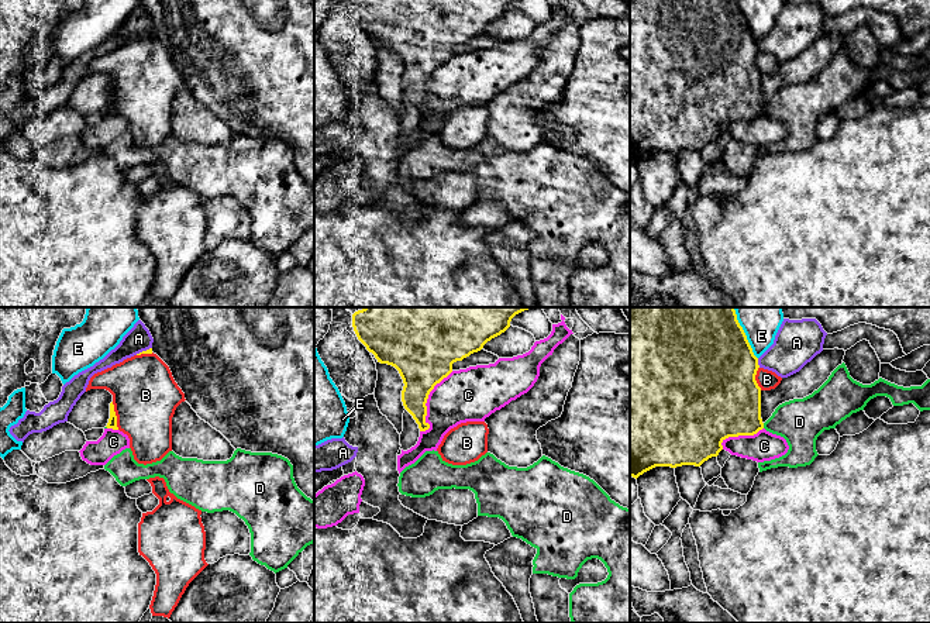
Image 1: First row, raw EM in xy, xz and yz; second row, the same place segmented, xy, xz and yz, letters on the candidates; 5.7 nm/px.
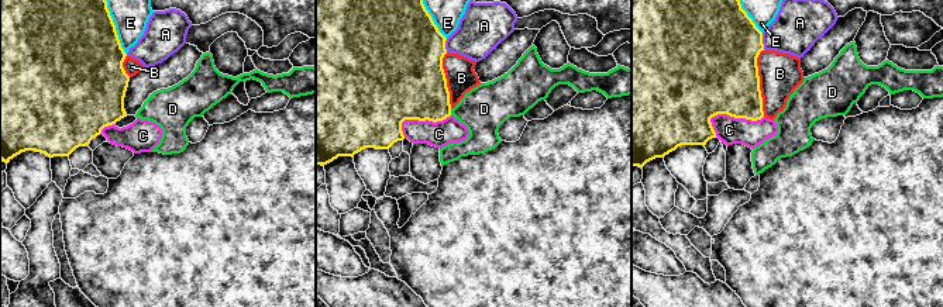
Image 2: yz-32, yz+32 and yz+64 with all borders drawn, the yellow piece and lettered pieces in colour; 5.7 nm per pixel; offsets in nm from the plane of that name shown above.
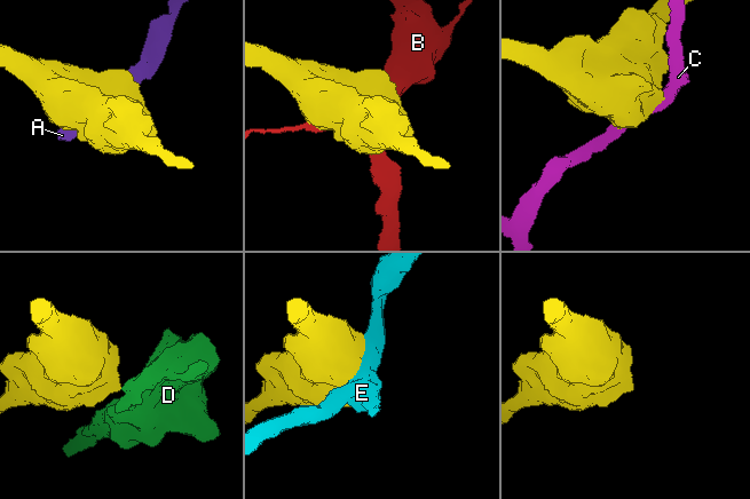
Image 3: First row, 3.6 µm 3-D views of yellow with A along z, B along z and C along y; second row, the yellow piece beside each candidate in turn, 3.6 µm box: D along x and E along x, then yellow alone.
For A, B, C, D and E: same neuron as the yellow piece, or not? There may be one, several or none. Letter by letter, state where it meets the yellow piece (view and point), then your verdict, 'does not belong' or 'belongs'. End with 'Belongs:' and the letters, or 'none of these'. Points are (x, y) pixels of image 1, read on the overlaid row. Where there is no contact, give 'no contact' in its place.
A: yz (757, 362) | does not belong
B: xy (116, 416) | does not belong
C: xz (426, 402) | does not belong
D: yz (763, 426) | does not belong
E: yz (744, 333) | does not belong
Belongs: none of these

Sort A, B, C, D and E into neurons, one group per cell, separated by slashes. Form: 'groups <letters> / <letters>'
groups A / B / C / D / E

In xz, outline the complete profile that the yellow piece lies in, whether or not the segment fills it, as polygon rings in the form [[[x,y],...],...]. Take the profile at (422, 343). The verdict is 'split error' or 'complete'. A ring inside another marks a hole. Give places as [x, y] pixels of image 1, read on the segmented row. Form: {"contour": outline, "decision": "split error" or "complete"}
{"contour": [[[364,307],[352,314],[352,327],[358,340],[375,355],[378,362],[395,366],[402,379],[402,402],[413,416],[420,431],[430,428],[426,421],[427,399],[437,383],[452,372],[452,364],[478,352],[492,338],[510,327],[512,319],[534,307]]], "decision": "complete"}

